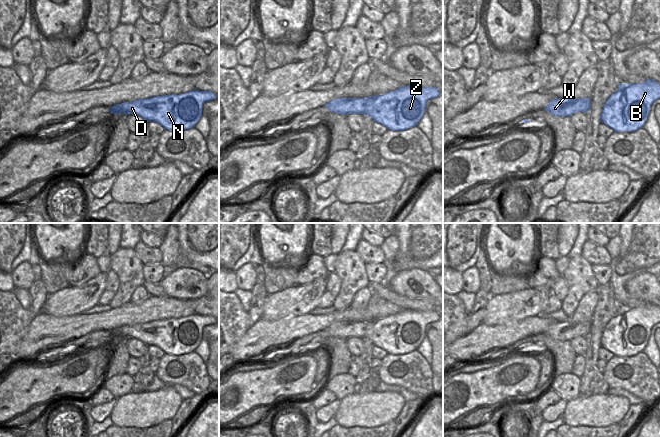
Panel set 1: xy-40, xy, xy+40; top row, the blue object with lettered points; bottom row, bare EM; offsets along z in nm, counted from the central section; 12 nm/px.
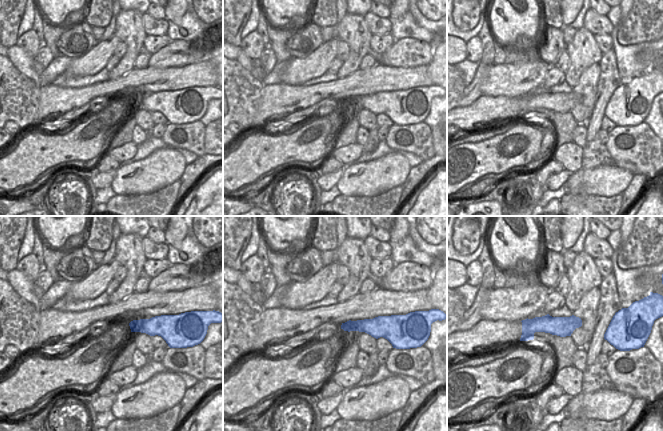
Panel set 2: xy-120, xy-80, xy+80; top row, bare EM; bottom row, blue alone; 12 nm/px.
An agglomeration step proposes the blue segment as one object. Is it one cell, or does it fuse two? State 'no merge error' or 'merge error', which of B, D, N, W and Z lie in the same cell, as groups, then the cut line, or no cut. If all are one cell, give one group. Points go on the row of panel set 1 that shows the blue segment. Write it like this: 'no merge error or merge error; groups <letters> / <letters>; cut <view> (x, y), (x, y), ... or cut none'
no merge error; groups B D N W Z; cut none

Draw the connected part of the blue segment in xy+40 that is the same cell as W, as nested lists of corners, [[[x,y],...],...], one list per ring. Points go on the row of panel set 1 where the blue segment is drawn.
[[[555,98],[544,110],[559,117],[571,116],[577,112],[587,113],[590,109],[591,98]]]

